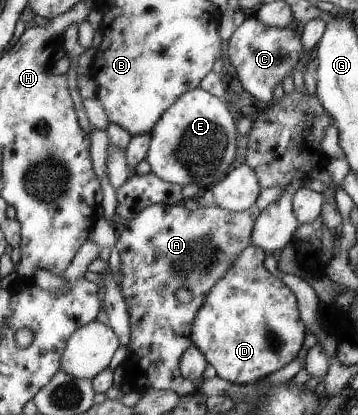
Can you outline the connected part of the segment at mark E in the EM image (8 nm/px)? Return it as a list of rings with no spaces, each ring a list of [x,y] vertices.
[[[199,87],[181,94],[151,130],[146,158],[151,171],[171,184],[184,186],[193,183],[205,191],[211,190],[225,178],[233,164],[238,143],[235,126],[223,99]]]

